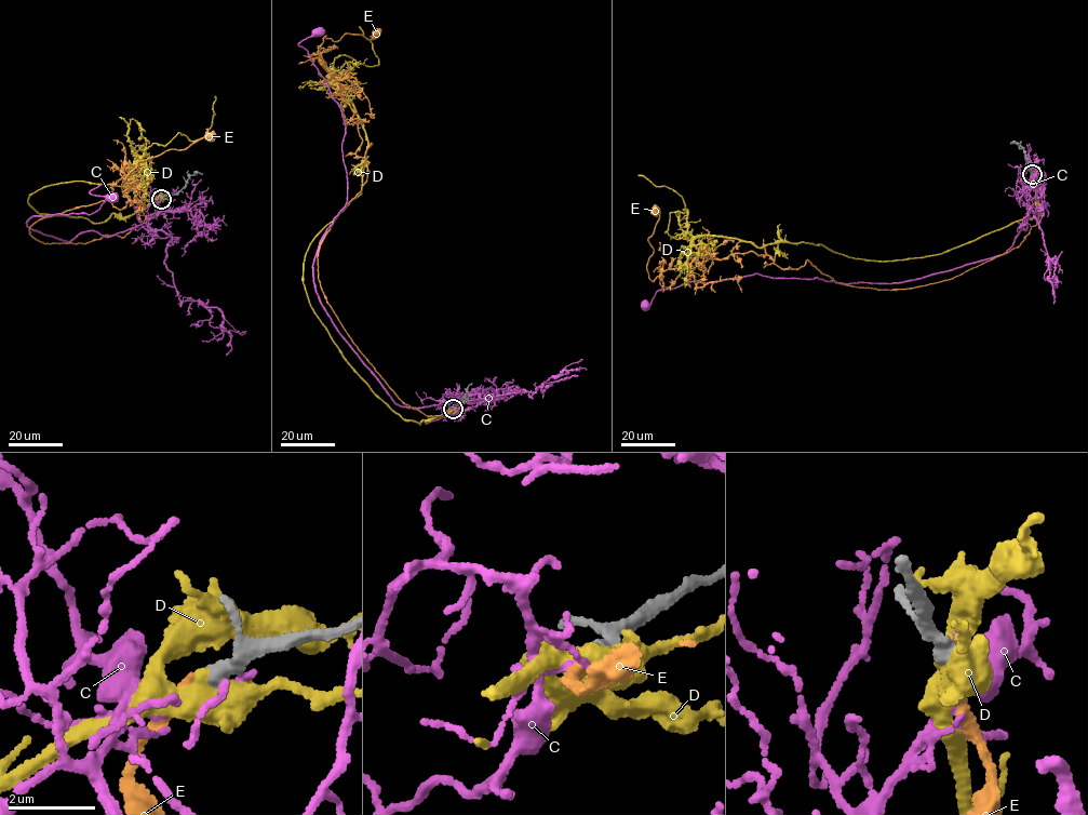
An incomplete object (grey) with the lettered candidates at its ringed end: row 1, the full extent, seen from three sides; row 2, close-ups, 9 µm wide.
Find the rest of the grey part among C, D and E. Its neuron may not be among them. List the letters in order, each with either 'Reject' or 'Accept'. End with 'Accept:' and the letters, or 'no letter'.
C: Reject
D: Reject
E: Accept
Accept: E

